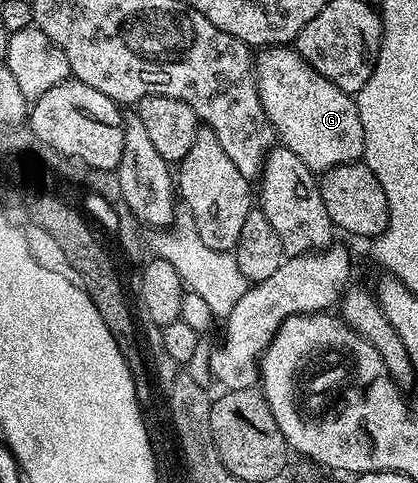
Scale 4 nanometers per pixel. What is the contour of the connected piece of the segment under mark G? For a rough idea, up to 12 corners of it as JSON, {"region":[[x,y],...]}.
{"region":[[287,45],[253,74],[282,146],[322,173],[362,160],[354,98]]}

